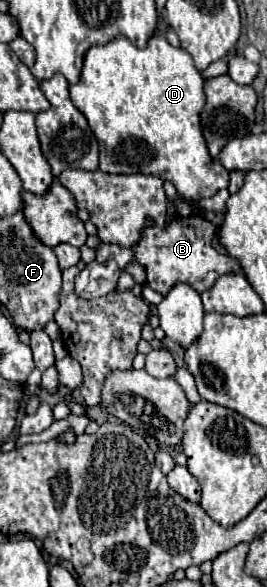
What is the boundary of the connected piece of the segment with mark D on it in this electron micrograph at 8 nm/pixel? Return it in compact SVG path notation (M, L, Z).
M154 34L146 48L136 48L126 36L116 36L104 46L92 46L84 56L80 80L70 86L70 100L86 116L100 146L100 170L108 174L156 174L170 180L178 194L186 198L212 196L228 188L228 172L212 162L202 130L200 112L204 108L204 78L194 68L192 56L174 48L164 36Z

